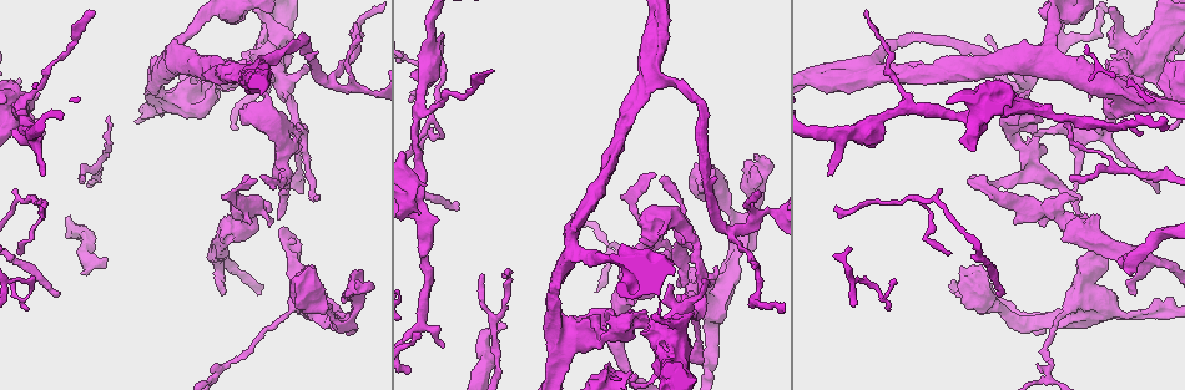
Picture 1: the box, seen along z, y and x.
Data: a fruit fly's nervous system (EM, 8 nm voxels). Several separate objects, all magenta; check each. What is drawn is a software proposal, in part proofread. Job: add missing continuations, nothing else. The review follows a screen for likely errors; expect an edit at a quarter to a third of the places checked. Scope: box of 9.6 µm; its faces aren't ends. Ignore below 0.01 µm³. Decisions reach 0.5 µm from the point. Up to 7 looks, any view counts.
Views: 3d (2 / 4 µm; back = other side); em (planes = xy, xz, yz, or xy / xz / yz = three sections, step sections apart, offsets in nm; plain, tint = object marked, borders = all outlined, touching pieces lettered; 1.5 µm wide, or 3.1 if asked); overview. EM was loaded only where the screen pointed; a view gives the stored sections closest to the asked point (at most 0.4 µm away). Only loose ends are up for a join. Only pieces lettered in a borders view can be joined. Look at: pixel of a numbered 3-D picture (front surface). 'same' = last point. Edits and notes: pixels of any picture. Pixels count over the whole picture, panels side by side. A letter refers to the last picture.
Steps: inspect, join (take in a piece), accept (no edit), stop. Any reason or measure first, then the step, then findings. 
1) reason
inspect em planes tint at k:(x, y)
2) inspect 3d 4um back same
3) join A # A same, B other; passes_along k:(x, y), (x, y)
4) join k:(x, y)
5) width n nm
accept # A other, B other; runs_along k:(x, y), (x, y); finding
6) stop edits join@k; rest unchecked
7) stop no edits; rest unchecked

thick end
inspect 3d 4um at 1:(302, 271)

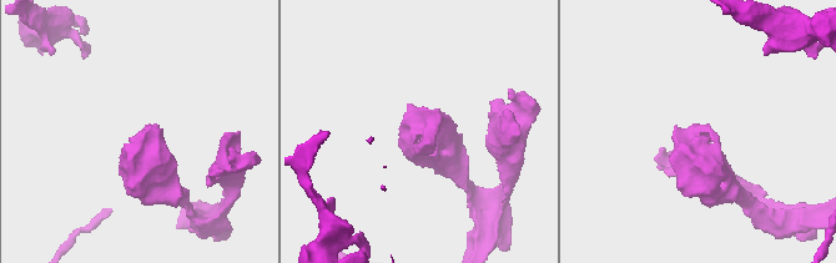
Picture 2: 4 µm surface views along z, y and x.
shape alone is not enough
inspect em planes borders at 2:(712, 130)

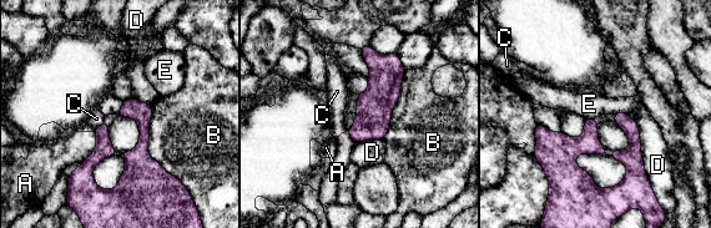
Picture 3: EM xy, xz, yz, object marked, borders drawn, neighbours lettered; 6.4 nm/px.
longest_contact B 480 nm
accept # A other, B other, C other, D other, E other; border 3:(640, 151), (643, 168), (654, 192); none of them fits

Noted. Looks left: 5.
tapers out
inspect 3d 4um at 1:(107, 117)

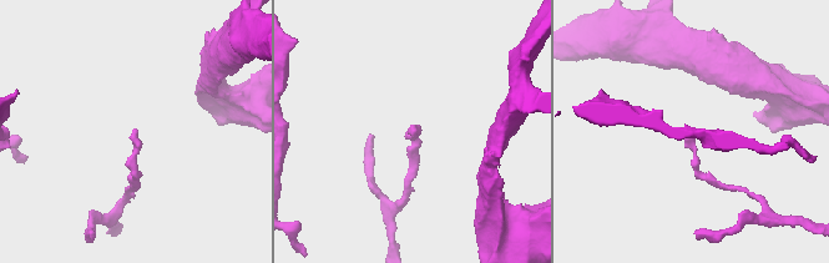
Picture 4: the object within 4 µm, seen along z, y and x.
inspect em planes borders at 4:(410, 131)

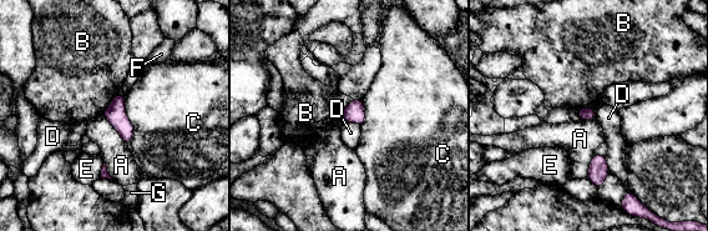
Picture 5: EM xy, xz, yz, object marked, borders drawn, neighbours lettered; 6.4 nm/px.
width 80 nm
accept # A other, B other, C other, D other, E other, F other, G other; border 5:(102, 114), (127, 145); none of them fits

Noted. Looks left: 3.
inspect em xz step 4 borders at 1:(223, 294)

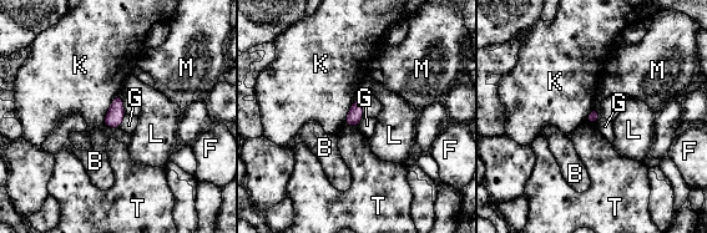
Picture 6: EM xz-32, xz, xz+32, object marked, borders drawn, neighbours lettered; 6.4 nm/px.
another direction
inspect em planes borders same

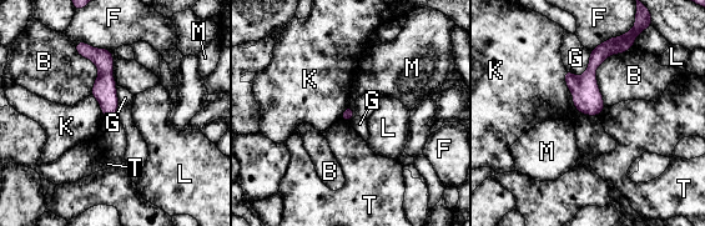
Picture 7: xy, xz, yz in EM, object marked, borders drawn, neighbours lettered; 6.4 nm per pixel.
accept # B other, F other, G other, K other, L other, M other, T other; border 7:(590, 51), (579, 76), (565, 70); none of them fits

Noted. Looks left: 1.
stop no edits; rest unchecked

